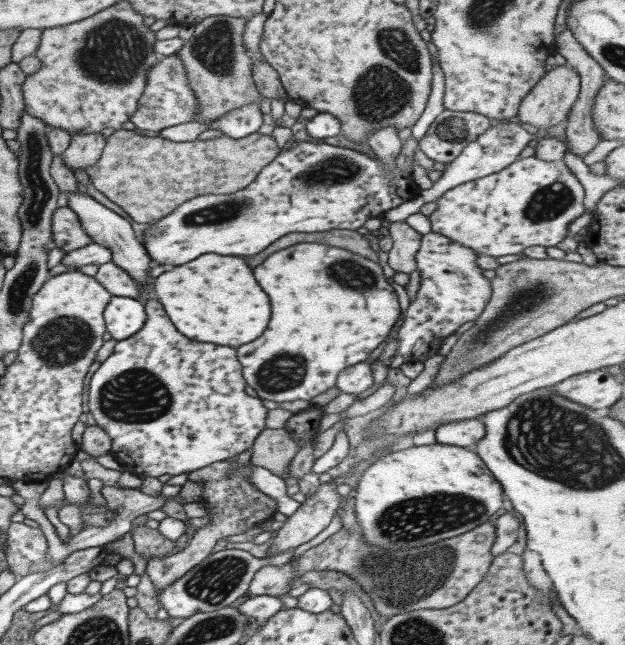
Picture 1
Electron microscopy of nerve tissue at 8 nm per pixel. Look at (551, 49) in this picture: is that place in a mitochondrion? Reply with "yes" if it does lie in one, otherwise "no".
no

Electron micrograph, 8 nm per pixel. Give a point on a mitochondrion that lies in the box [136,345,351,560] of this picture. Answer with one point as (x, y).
(283, 372)

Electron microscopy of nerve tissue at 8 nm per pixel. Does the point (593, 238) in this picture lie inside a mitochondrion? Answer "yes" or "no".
no

